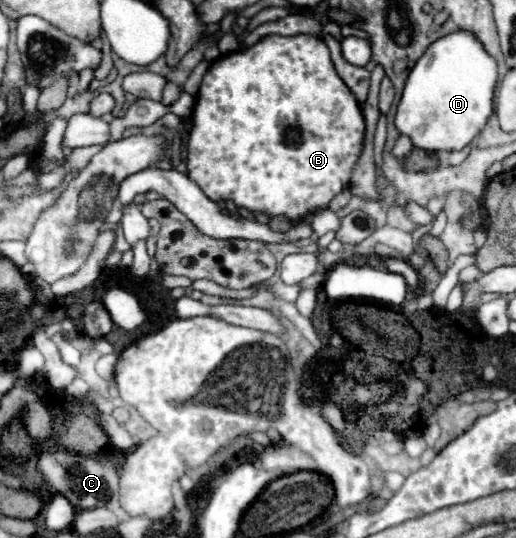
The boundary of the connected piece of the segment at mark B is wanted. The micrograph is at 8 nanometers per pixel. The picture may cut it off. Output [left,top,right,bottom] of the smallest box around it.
[188,34,364,222]

